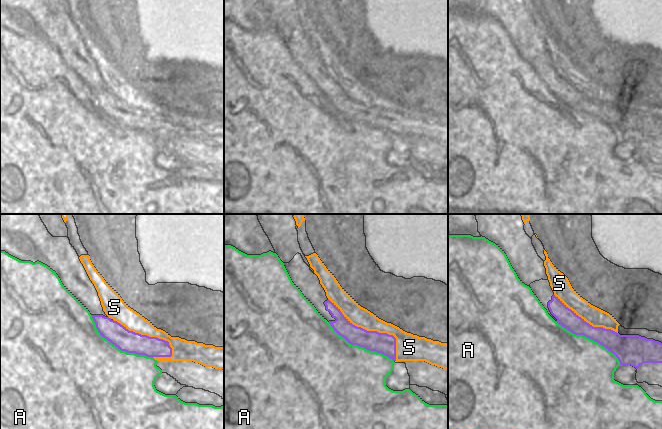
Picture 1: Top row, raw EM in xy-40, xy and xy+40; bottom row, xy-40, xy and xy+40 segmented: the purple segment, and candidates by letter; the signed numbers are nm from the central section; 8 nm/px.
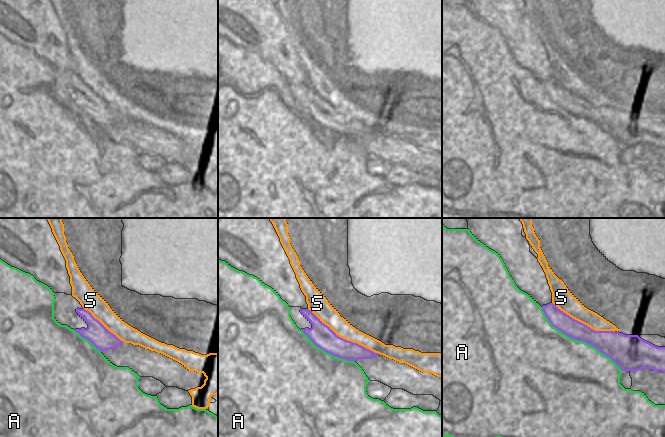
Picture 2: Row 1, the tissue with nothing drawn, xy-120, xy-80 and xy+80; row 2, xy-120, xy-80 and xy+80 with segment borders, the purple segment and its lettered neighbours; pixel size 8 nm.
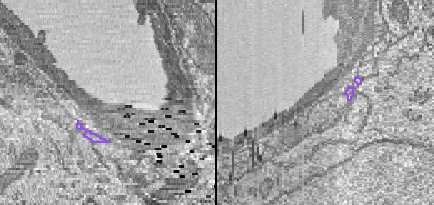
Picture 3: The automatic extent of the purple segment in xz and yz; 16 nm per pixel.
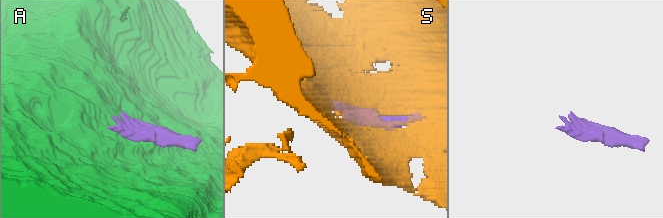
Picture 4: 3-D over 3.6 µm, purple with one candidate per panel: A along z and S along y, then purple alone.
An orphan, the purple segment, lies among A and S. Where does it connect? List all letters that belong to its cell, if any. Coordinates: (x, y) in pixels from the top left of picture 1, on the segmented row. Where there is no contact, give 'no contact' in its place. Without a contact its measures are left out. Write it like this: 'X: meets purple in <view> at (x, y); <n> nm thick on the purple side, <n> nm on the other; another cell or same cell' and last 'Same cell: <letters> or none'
A: meets purple in xy-40 at (117, 346); 170 nm thick on the purple side, 480 nm on the other; another cell
S: meets purple in xy at (372, 331); 170 nm thick on the purple side, 160 nm on the other; another cell
Same cell: none

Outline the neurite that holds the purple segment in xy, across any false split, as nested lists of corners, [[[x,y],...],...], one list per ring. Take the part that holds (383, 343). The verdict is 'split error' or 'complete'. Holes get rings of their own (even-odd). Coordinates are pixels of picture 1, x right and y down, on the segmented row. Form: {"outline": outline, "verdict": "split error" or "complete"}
{"outline": [[[297,253],[289,263],[284,263],[284,266],[294,285],[318,313],[330,323],[338,335],[351,345],[381,353],[396,361],[396,338],[387,333],[367,331],[353,325],[327,298],[318,276],[310,270],[301,254]]], "verdict": "split error"}

